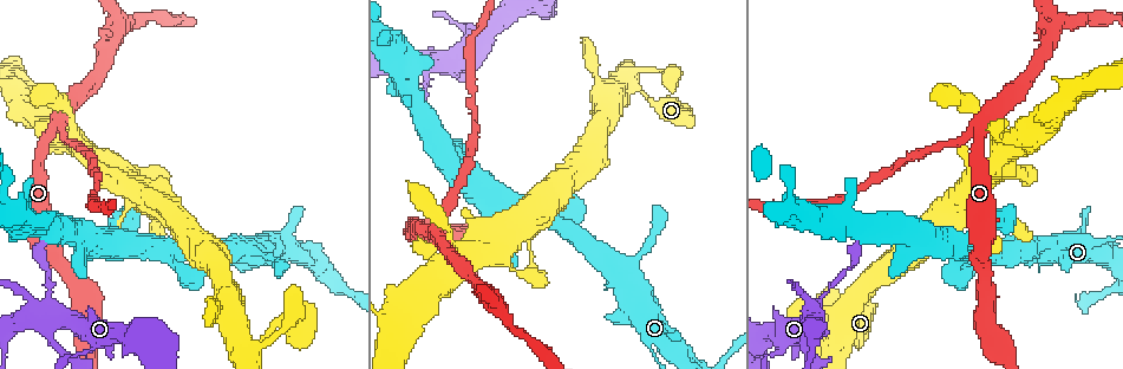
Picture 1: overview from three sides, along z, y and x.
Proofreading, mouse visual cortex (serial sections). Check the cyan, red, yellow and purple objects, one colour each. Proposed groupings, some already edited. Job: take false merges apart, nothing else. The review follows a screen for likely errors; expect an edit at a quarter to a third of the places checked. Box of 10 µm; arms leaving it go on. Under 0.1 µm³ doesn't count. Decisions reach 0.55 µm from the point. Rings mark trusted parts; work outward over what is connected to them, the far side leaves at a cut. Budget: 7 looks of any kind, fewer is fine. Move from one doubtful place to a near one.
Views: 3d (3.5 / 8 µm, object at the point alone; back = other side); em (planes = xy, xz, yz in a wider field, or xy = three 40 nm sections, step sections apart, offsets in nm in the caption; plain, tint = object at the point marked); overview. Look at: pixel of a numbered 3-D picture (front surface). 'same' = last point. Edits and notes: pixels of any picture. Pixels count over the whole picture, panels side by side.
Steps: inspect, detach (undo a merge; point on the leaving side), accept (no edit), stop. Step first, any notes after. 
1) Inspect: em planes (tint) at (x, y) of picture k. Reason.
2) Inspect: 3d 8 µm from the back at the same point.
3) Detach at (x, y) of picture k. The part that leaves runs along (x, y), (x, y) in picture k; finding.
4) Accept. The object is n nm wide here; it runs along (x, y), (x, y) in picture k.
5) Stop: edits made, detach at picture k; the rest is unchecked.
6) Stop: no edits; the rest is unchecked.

Inspect: 3d 3.5 µm at (433, 229) of picture 1.

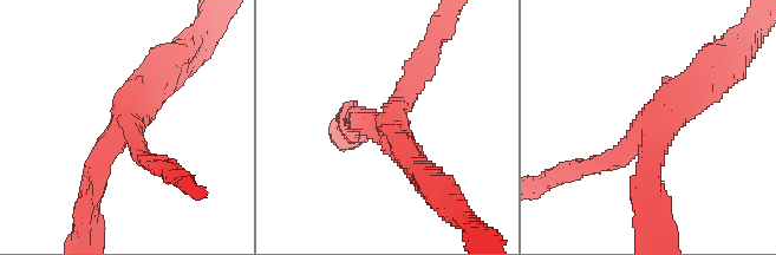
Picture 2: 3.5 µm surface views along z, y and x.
Inspect: em planes (tint) at (385, 121) of picture 2. 3 arms meet here; the arms are 250, 350, 350 nm wide.

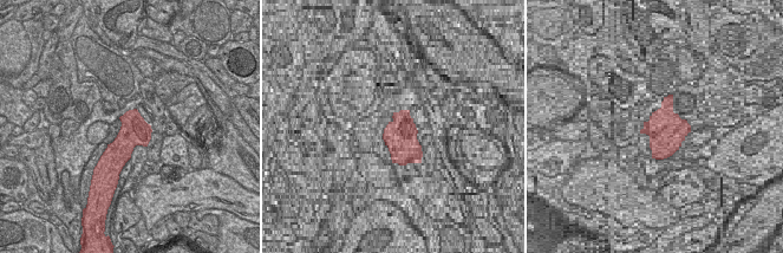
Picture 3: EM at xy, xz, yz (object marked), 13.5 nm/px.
Accept. Continuous, no second cell.

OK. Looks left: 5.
Inspect: 3d 3.5 µm at (125, 25) of picture 1. Arms part here.

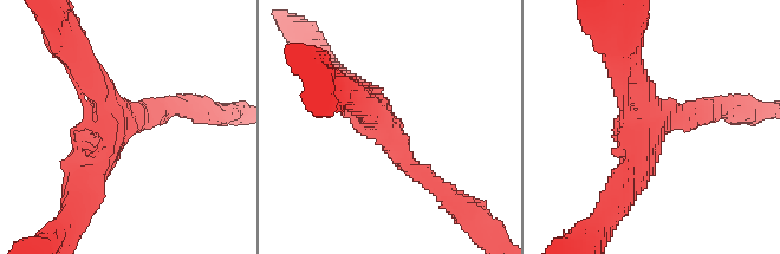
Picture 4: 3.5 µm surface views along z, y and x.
Inspect: em xy step 2 (tint) at (124, 121) of picture 4.

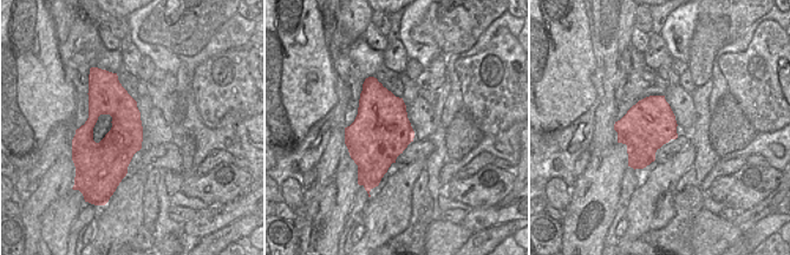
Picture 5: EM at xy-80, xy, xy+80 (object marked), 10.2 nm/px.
Accept. The arms are 250, 350, 400 nm wide; it runs along (349, 96), (435, 186) in picture 4; one cell here.

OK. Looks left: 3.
Inspect: 3d 8 µm at (49, 319) of picture 1.

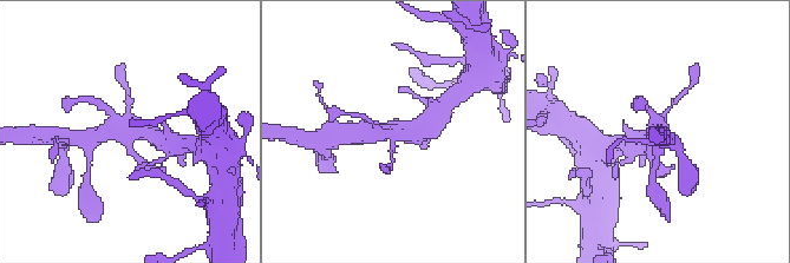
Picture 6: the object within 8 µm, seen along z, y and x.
Inspect: 3d 3.5 µm at the same point.

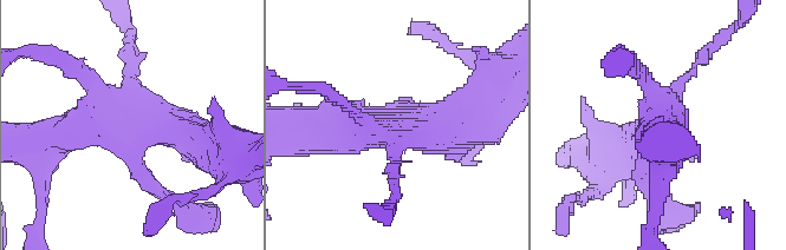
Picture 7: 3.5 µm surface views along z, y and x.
Inspect: em xy step 3 (tint) at (395, 127) of picture 7.

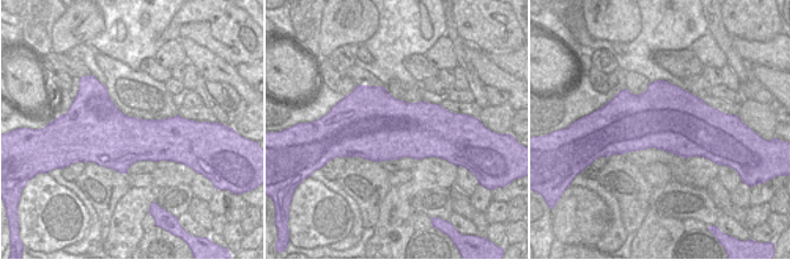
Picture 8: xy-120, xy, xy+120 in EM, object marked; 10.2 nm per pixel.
Accept. It runs along (469, 116), (443, 131), (320, 131) in picture 7; one cell here.

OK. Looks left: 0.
Stop: no edits; the rest is unchecked.

